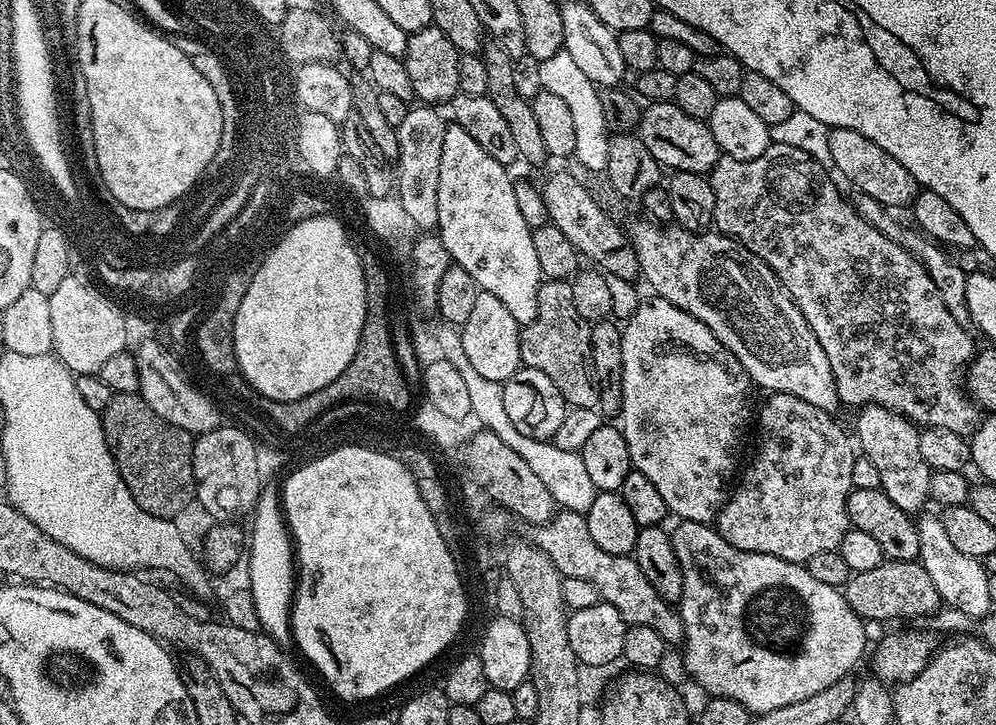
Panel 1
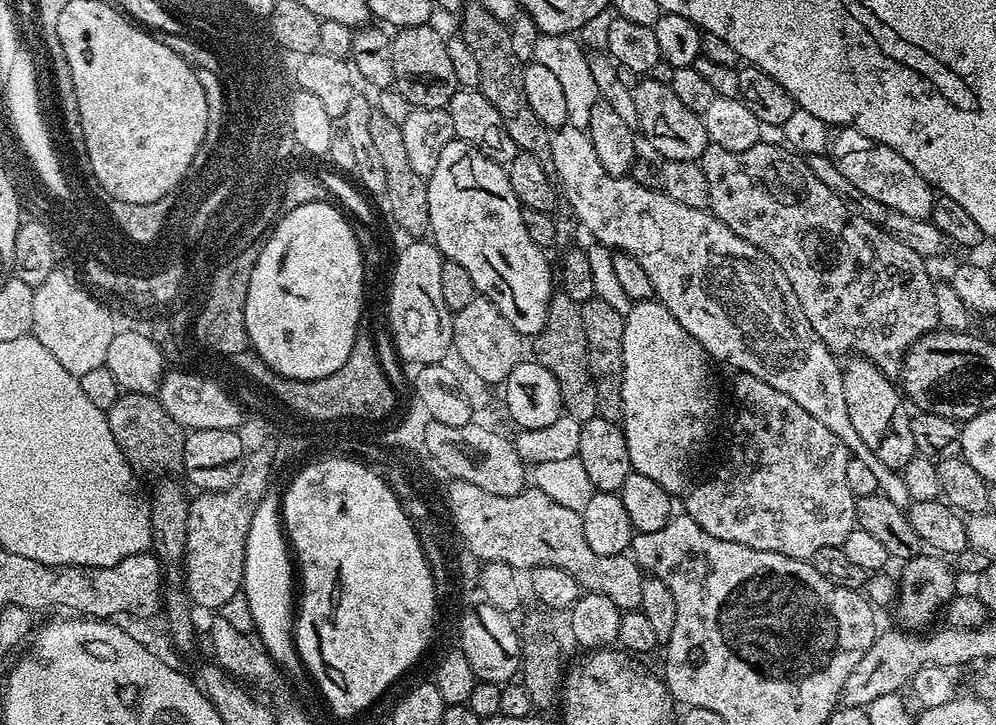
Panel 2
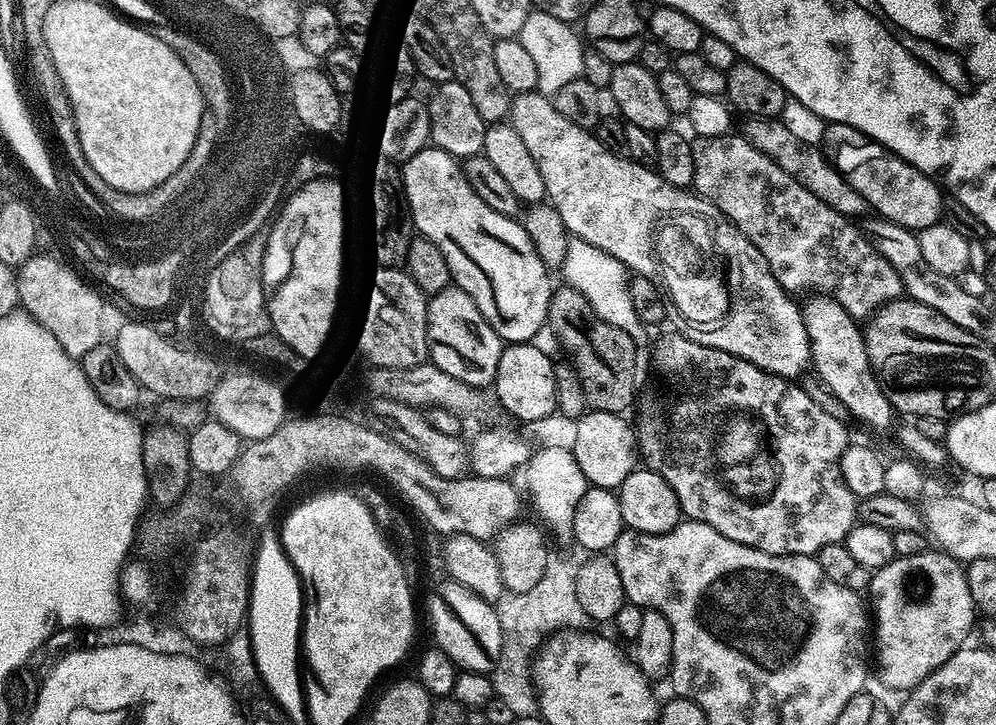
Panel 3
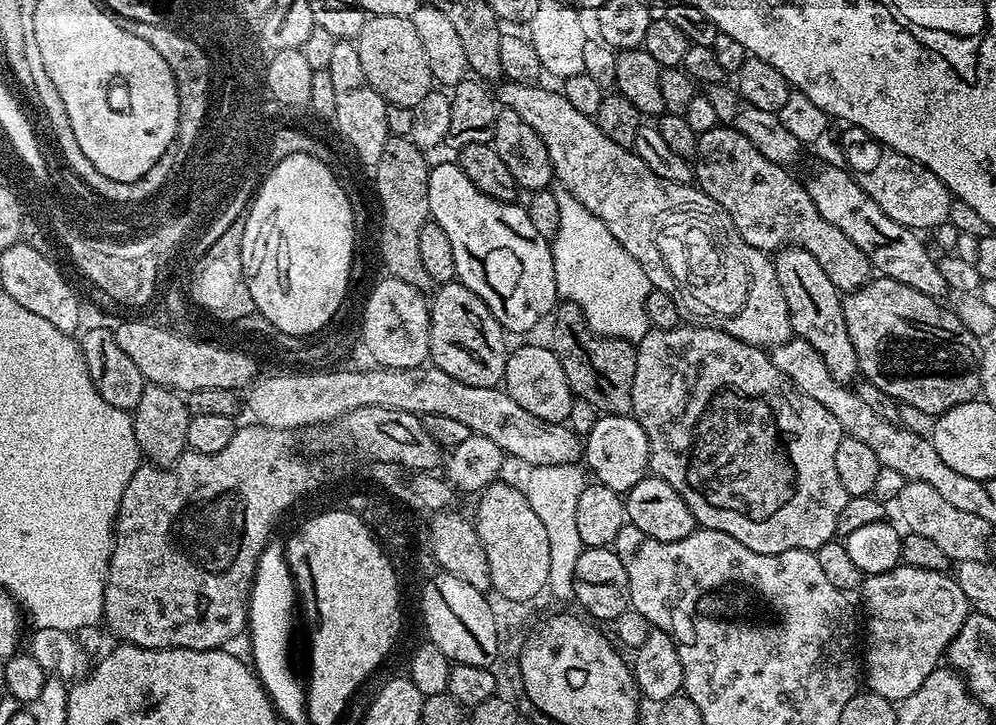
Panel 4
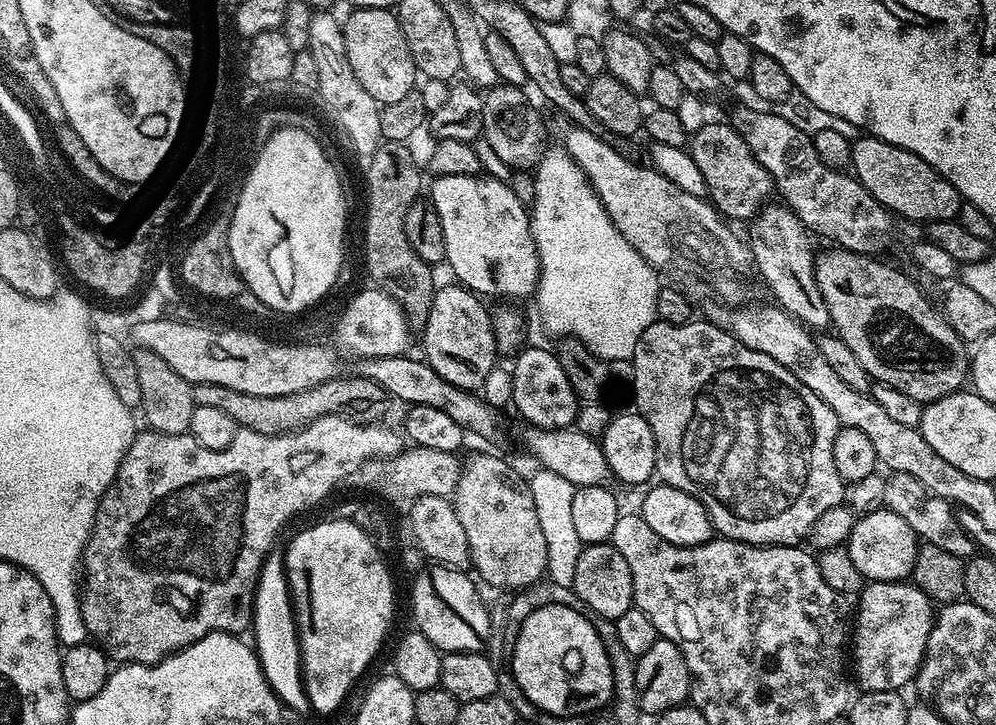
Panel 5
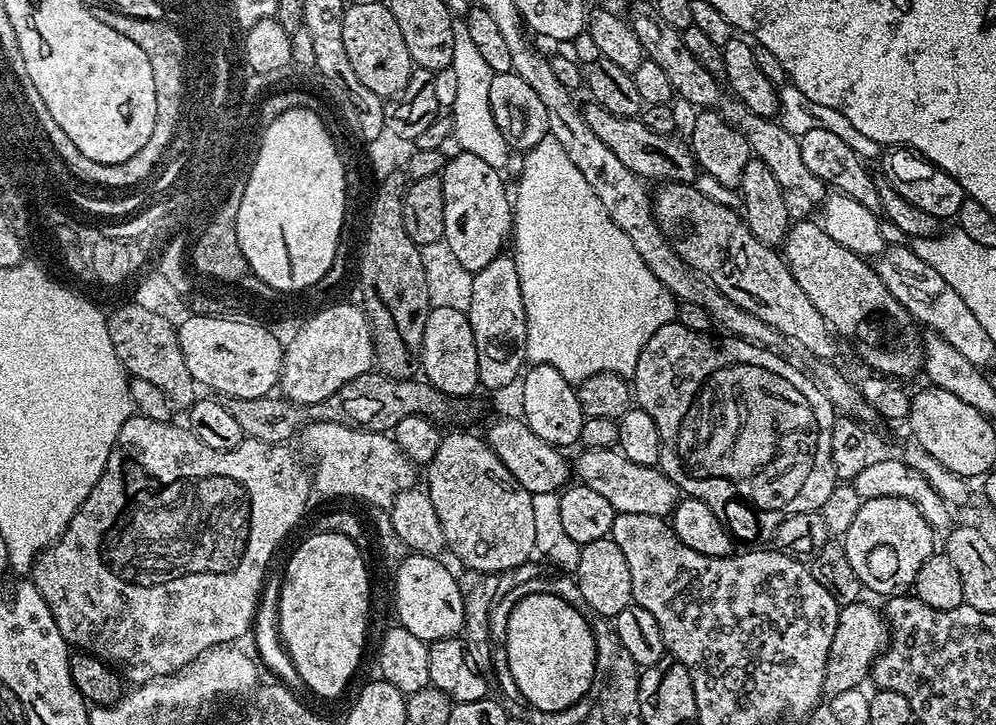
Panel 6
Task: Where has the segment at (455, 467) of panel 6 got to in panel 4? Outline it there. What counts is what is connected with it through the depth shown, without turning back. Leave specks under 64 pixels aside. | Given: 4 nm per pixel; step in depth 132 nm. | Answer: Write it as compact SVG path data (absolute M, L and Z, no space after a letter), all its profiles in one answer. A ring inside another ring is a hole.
M499 480L485 488L479 495L478 508L474 523L479 541L486 552L486 558L491 566L491 589L504 598L516 603L528 604L540 592L547 589L550 572L550 542L547 541L547 533L543 523L539 521L538 514L531 509L529 500L524 496L523 491L506 483L506 480Z

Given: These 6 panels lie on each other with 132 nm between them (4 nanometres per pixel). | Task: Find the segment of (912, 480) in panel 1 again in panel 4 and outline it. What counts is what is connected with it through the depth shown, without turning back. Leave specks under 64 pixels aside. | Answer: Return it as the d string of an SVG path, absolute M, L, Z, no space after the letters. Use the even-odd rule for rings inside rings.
M789 246L780 249L775 253L774 263L778 274L778 286L782 286L782 298L786 298L793 333L799 339L810 342L818 350L836 381L851 383L857 377L859 368L857 366L857 351L854 350L849 331L846 330L844 302L840 289L834 286L834 282L830 282L830 274L826 274L826 270L822 270L822 266L818 266L818 258L814 258L814 254L801 248Z

